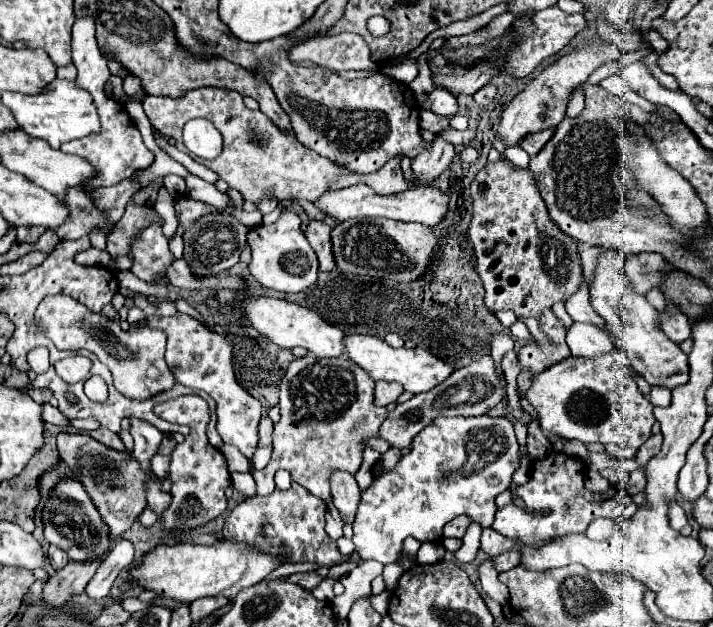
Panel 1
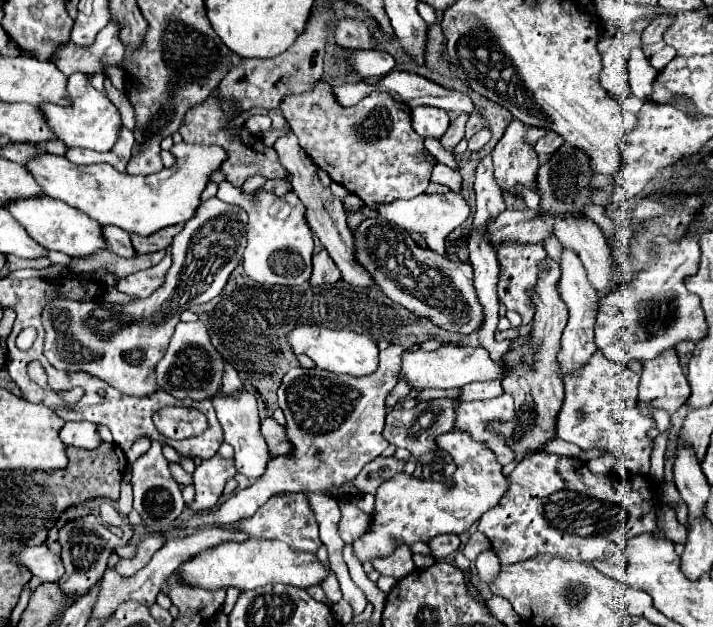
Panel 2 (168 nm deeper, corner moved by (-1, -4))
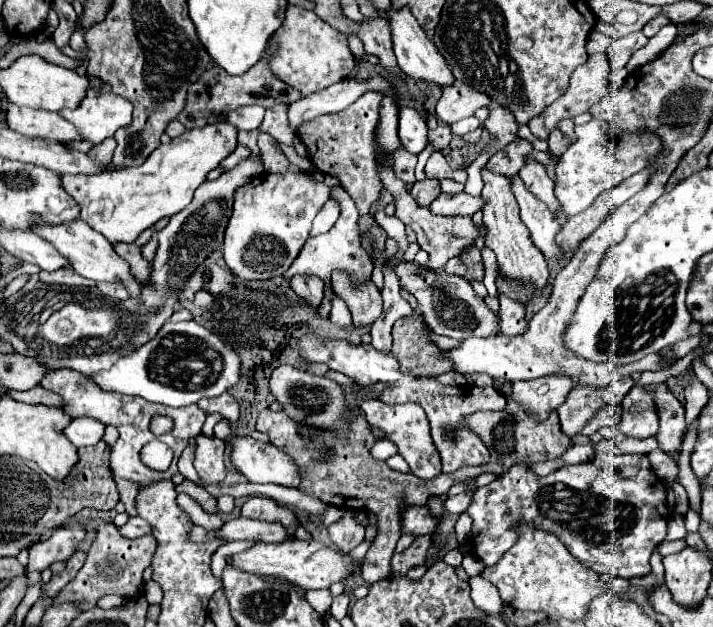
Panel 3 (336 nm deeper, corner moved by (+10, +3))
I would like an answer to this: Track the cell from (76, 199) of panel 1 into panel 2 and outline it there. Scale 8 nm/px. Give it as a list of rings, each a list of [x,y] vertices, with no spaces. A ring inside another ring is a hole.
[[[102,226],[102,236],[106,240],[106,246],[110,252],[118,254],[118,256],[124,256],[124,258],[130,258],[130,256],[136,256],[132,244],[130,244],[130,236],[128,232],[124,232],[122,228],[116,228],[116,226]]]

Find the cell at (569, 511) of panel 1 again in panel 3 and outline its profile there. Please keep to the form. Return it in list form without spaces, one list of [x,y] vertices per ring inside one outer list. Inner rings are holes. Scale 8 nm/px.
[[[603,439],[595,445],[595,457],[581,465],[561,467],[555,473],[547,477],[533,475],[527,465],[513,465],[509,473],[497,477],[493,483],[477,489],[473,503],[469,505],[467,513],[473,519],[471,529],[471,545],[473,553],[485,563],[495,565],[499,557],[505,555],[509,547],[517,541],[517,533],[513,525],[523,519],[525,523],[531,523],[543,531],[555,533],[561,543],[569,549],[569,553],[583,565],[591,567],[595,573],[607,573],[611,577],[643,577],[651,573],[649,557],[657,543],[665,539],[667,533],[667,519],[671,517],[671,509],[667,503],[667,487],[665,483],[659,483],[657,475],[651,471],[651,467],[645,465],[647,455],[639,453],[623,453],[617,449],[613,441]]]

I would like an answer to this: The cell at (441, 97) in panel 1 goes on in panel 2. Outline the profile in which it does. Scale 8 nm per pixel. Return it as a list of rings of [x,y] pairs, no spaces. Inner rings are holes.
[[[416,106],[412,110],[412,124],[416,128],[416,132],[422,138],[440,138],[448,124],[450,124],[450,116],[446,110],[442,108],[432,108],[432,106]]]

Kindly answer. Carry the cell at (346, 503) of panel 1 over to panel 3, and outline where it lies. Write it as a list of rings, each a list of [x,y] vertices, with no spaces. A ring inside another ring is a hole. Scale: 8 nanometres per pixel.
[[[345,509],[345,515],[339,521],[331,523],[327,529],[329,529],[331,541],[341,551],[351,551],[365,539],[365,529],[353,519],[353,513],[349,509]]]

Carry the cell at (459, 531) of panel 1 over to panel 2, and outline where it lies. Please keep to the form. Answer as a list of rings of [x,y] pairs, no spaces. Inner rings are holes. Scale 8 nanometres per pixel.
[[[440,534],[428,542],[434,558],[446,558],[460,548],[460,538],[456,534]]]

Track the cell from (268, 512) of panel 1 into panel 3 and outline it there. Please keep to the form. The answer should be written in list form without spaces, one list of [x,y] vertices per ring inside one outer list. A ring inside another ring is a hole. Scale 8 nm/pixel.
[[[249,497],[241,509],[241,517],[259,519],[259,521],[281,521],[281,523],[285,523],[285,529],[291,535],[297,529],[297,517],[289,509],[279,507],[275,501],[267,499],[267,497]]]

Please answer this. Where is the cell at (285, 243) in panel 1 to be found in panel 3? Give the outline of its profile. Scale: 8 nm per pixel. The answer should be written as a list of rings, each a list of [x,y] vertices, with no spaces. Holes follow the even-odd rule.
[[[261,173],[249,181],[249,185],[243,185],[235,193],[233,213],[229,217],[225,237],[223,237],[223,261],[231,269],[233,275],[247,279],[247,281],[263,281],[281,277],[289,265],[295,261],[297,253],[301,251],[301,245],[307,241],[311,231],[311,221],[321,209],[321,205],[329,199],[331,189],[323,185],[321,181],[315,181],[309,173]]]

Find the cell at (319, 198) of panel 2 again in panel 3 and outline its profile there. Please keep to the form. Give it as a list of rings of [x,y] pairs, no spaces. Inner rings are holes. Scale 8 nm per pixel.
[[[335,273],[331,277],[333,291],[347,303],[355,327],[371,325],[381,315],[381,293],[379,289],[369,281],[365,289],[349,289],[349,281],[345,281],[345,275]]]

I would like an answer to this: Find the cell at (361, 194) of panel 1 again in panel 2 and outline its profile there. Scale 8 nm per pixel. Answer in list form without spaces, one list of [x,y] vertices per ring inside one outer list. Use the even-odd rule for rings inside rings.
[[[448,192],[448,194],[420,194],[408,200],[394,200],[390,204],[378,204],[374,208],[378,216],[390,224],[396,224],[400,228],[412,230],[422,234],[426,244],[430,248],[436,248],[438,254],[444,254],[446,236],[456,230],[458,226],[464,224],[464,220],[470,216],[470,208],[466,200],[458,192]]]

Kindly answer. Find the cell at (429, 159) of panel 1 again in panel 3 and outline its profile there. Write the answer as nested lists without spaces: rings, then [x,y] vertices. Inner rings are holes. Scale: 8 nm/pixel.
[[[457,83],[453,89],[443,89],[443,97],[437,103],[437,119],[451,125],[465,117],[471,117],[479,107],[489,107],[491,99],[485,93],[471,89],[469,85]]]

